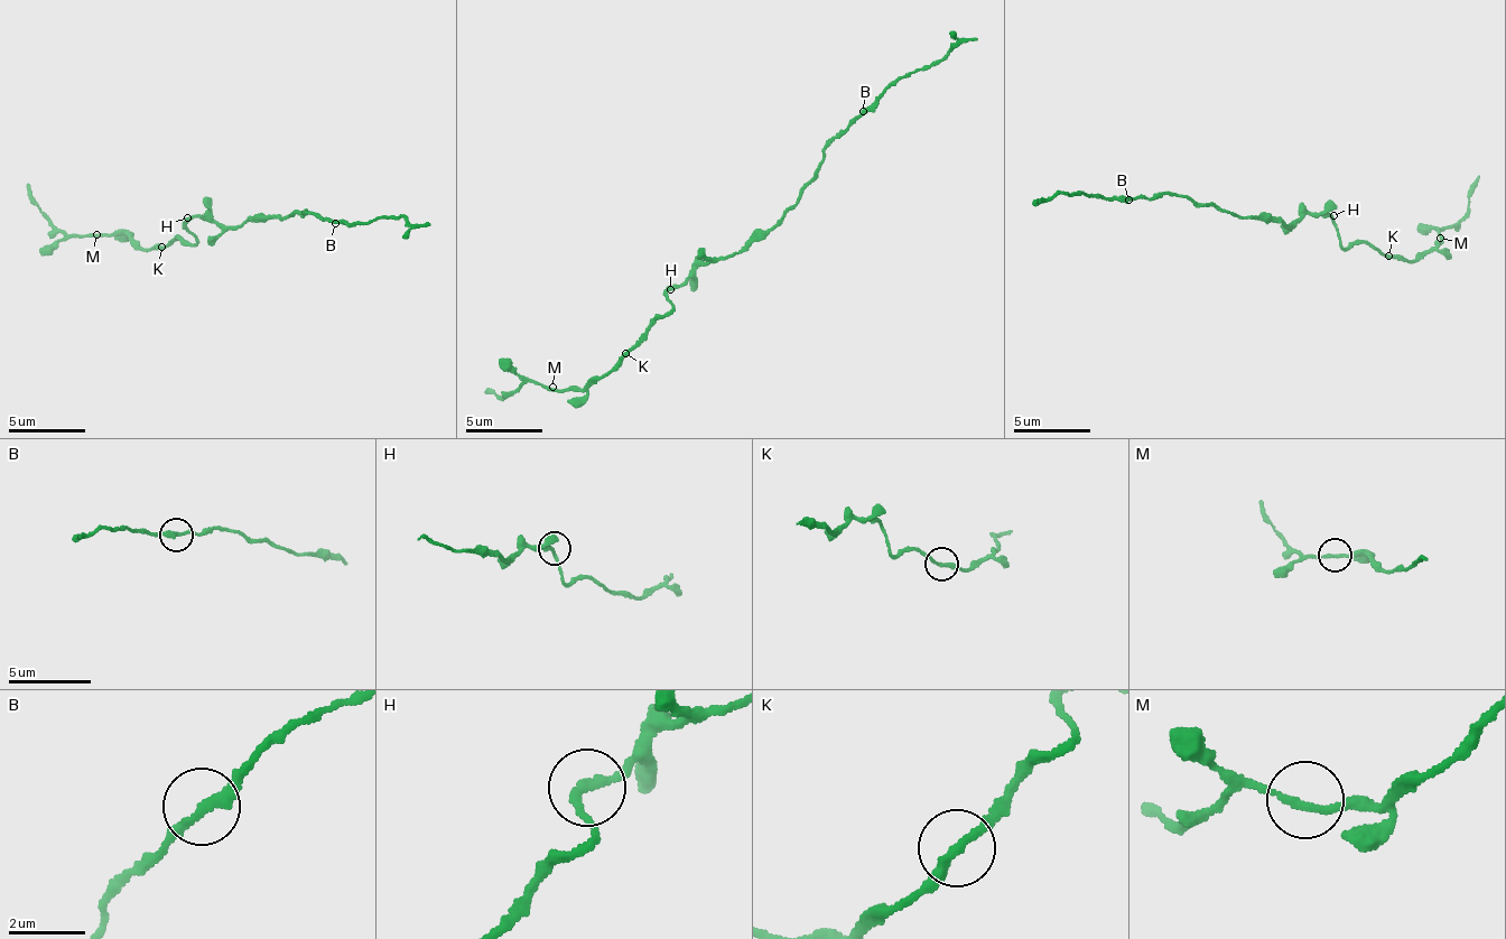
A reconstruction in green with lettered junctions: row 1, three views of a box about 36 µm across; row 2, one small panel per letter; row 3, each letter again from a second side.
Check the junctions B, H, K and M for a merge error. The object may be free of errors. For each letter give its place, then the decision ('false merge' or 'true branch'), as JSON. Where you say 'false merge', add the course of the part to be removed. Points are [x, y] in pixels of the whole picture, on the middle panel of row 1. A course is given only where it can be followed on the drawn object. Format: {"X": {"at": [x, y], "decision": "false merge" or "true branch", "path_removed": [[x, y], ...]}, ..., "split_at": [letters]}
{"B": {"at": [863, 111], "decision": "false merge", "path_removed": [[862, 112], [903, 75], [927, 71], [959, 42], [978, 37]]}, "H": {"at": [670, 289], "decision": "true branch"}, "K": {"at": [625, 353], "decision": "true branch"}, "M": {"at": [552, 387], "decision": "true branch"}, "split_at": ["B"]}

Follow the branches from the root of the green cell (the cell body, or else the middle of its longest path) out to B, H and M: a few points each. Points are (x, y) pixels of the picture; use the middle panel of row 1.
B: (724, 258), (732, 258), (749, 248), (796, 202), (821, 160), (823, 148), (862, 112)
H: (724, 258), (705, 260), (670, 289)
M: (724, 258), (705, 260), (668, 291), (672, 307), (605, 374), (579, 392), (556, 390), (552, 387)

